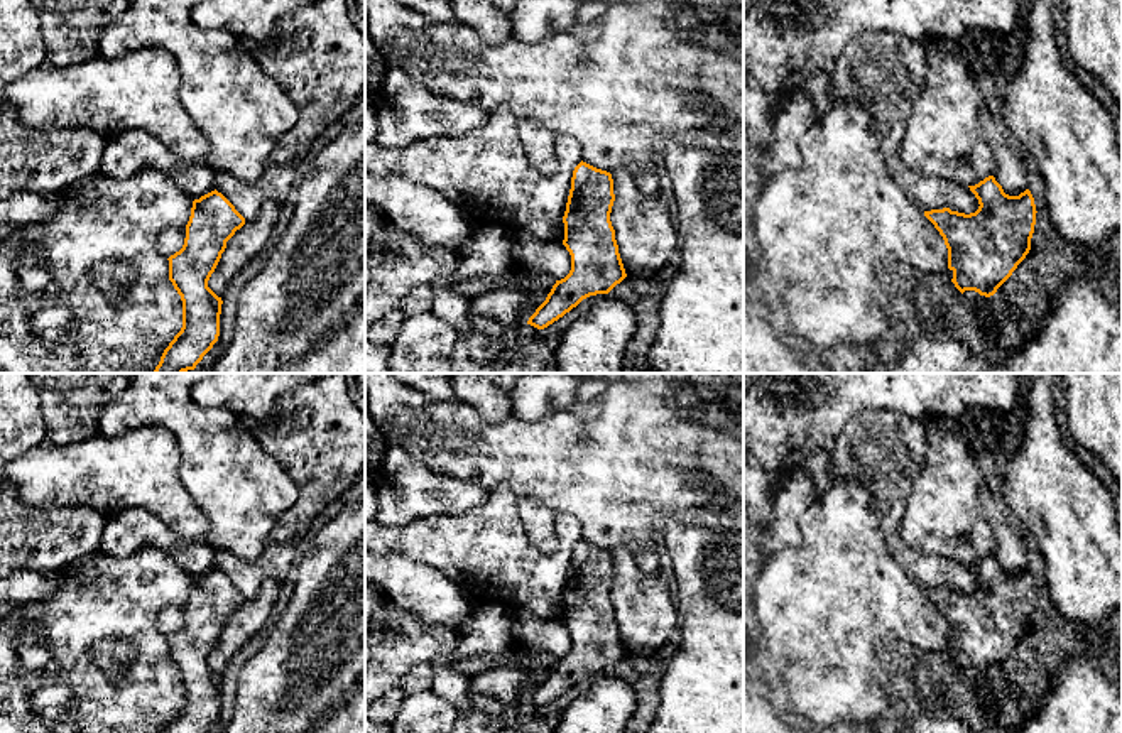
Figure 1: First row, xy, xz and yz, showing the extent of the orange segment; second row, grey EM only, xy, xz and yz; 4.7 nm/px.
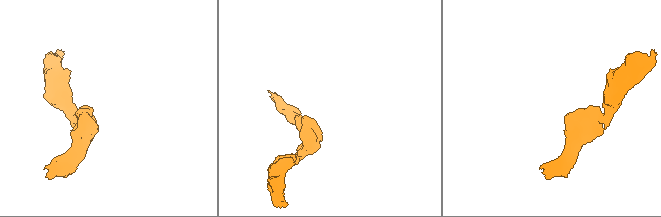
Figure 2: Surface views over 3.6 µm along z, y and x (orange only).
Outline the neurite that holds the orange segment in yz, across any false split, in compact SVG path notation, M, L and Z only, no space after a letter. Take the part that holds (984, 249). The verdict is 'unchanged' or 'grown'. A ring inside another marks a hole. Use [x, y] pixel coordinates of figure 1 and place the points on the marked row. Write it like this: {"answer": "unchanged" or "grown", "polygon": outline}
{"answer": "unchanged", "polygon": "M994 176L968 187L980 204L975 213L943 208L924 216L945 240L955 287L990 297L1029 253L1038 211L1029 189L1009 196Z"}

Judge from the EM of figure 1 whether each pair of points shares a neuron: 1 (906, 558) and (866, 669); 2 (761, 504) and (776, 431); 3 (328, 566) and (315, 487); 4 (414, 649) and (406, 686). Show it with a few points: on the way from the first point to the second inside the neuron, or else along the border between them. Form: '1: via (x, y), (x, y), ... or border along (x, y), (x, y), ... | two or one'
1: border along (881, 534), (889, 554), (923, 591) | two
2: border along (761, 465), (783, 473) | two
3: border along (305, 536), (298, 544) | two
4: border along (414, 666), (382, 696) | two

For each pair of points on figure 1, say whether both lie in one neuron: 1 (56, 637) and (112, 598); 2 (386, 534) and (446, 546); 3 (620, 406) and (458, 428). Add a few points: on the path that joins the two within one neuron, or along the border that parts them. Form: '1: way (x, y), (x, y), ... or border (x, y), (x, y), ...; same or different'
1: way (70, 624), (98, 598); same
2: way (401, 541), (431, 541); same
3: way (580, 439), (499, 439); same

